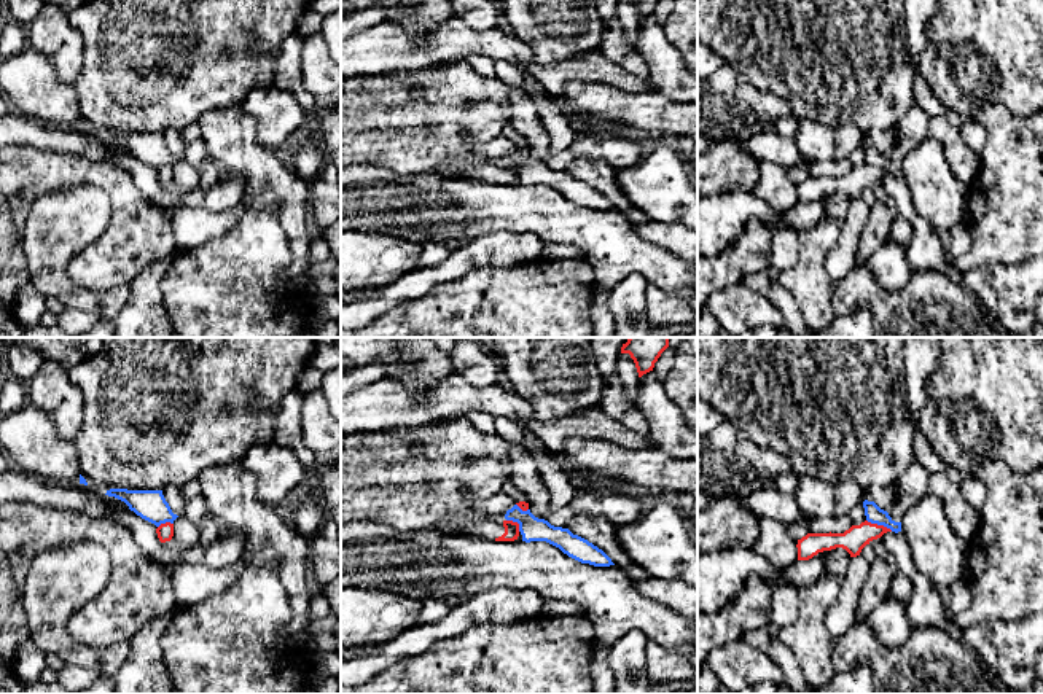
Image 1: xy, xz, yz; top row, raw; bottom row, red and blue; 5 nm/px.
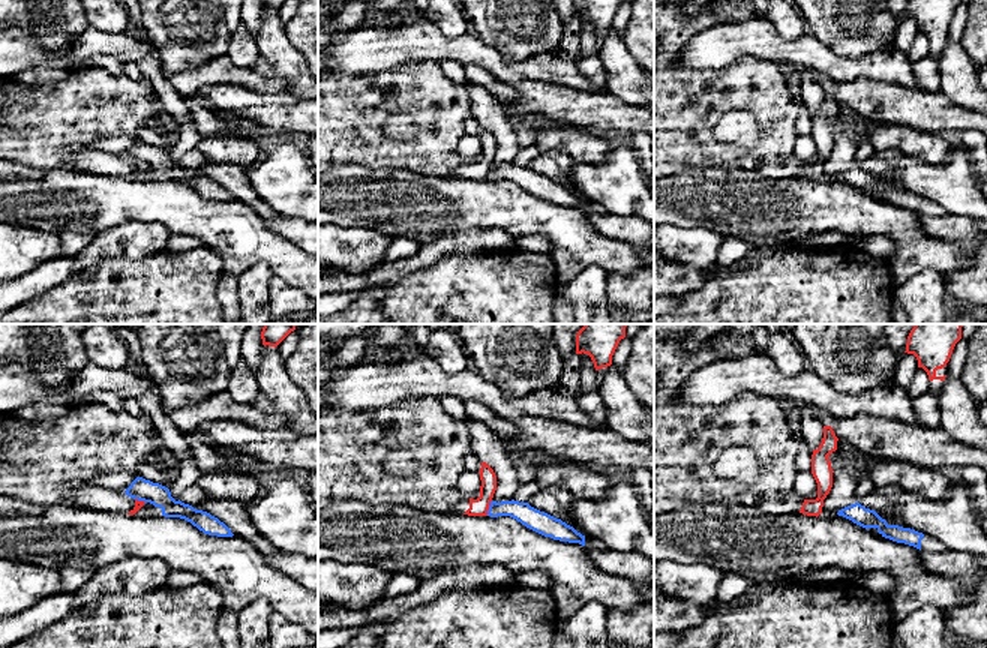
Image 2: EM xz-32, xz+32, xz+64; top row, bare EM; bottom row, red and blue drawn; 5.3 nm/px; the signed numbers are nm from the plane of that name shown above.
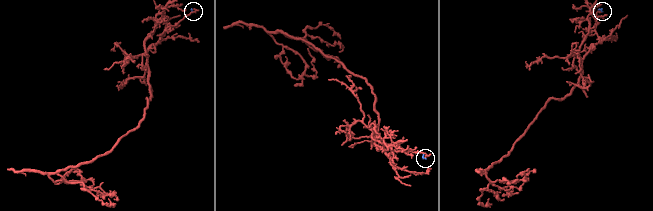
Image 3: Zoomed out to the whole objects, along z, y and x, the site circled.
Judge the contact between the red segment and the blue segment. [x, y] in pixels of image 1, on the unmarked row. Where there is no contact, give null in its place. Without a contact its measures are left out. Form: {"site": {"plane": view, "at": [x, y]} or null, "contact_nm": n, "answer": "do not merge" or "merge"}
{"site": {"plane": "yz", "at": [879, 169]}, "contact_nm": 150, "answer": "do not merge"}

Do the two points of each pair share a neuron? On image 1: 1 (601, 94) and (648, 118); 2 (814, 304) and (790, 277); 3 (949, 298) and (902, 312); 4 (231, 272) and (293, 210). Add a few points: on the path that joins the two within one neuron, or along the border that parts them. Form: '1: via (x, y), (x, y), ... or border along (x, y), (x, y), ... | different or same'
1: via (612, 104), (637, 110) | same
2: via (811, 298), (796, 284) | same
3: via (938, 309), (913, 309) | same
4: border along (268, 206), (277, 210), (277, 218), (293, 258) | different

